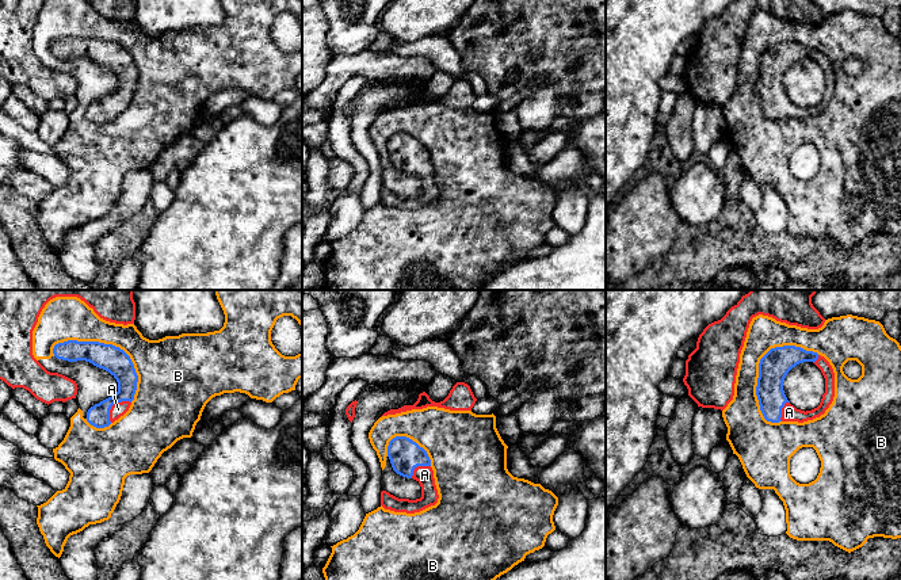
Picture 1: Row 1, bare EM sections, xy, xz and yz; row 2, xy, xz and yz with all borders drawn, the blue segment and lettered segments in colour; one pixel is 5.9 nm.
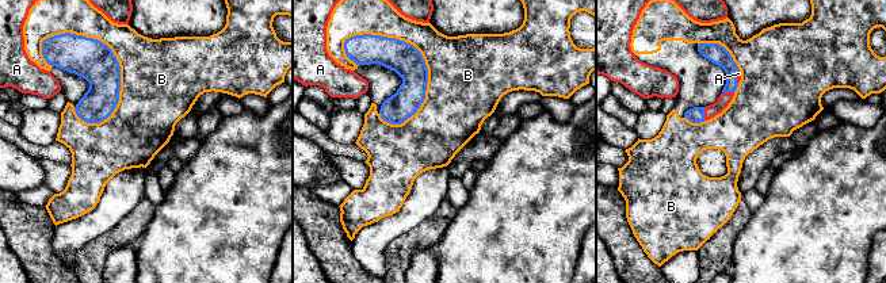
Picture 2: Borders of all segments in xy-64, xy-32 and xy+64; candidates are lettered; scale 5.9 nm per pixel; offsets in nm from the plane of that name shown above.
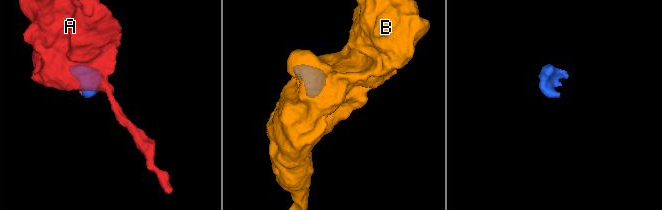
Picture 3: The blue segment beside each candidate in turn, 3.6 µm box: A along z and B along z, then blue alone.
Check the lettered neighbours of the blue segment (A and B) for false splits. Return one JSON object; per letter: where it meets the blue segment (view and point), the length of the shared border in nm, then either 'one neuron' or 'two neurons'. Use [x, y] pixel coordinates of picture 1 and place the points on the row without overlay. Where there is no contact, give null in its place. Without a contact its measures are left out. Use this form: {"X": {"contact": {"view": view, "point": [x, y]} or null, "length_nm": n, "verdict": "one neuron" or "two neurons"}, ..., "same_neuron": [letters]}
{"A": {"contact": {"view": "xy", "point": [114, 99]}, "length_nm": 180, "verdict": "one neuron"}, "B": {"contact": {"view": "yz", "point": [760, 58]}, "length_nm": 500, "verdict": "two neurons"}, "same_neuron": ["A"]}

